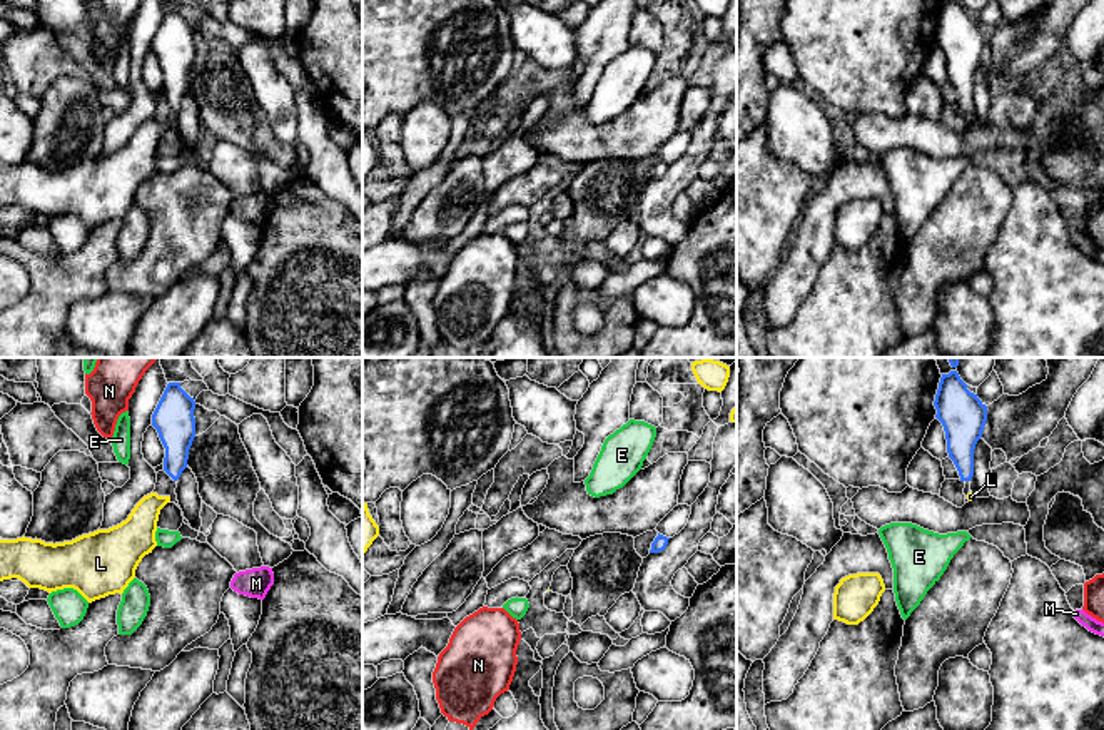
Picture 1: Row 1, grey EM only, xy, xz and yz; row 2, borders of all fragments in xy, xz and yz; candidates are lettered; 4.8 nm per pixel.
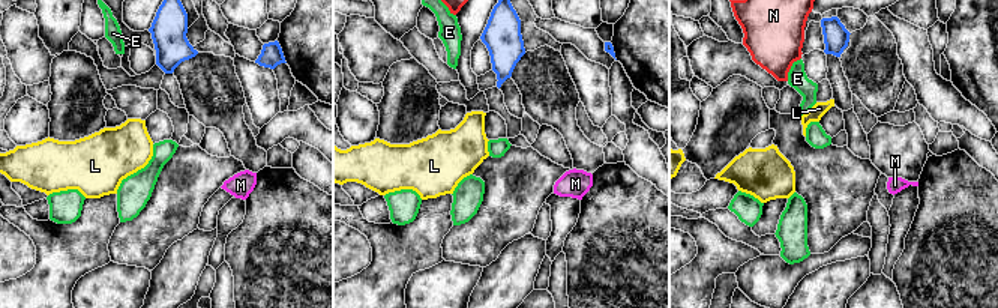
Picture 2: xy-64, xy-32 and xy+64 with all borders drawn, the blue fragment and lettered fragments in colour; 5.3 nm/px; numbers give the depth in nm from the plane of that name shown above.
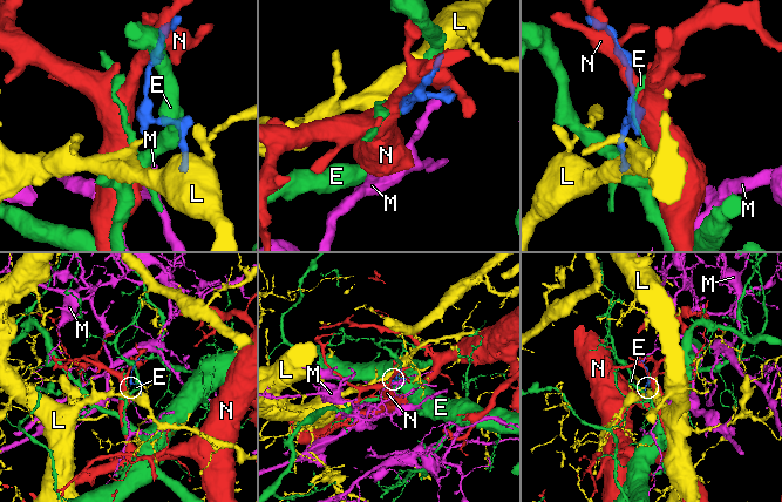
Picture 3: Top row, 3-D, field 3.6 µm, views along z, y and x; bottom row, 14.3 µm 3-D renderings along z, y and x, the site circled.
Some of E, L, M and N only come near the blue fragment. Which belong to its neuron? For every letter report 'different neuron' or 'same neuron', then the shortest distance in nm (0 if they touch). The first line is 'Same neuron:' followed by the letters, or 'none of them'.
Same neuron: L
E: different neuron; gap 110 nm
L: same neuron; gap 60 nm
M: different neuron; gap 550 nm
N: different neuron; gap 120 nm

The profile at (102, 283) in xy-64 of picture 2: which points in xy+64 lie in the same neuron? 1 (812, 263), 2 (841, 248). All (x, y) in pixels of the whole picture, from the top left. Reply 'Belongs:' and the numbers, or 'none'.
Belongs: 1, 2

